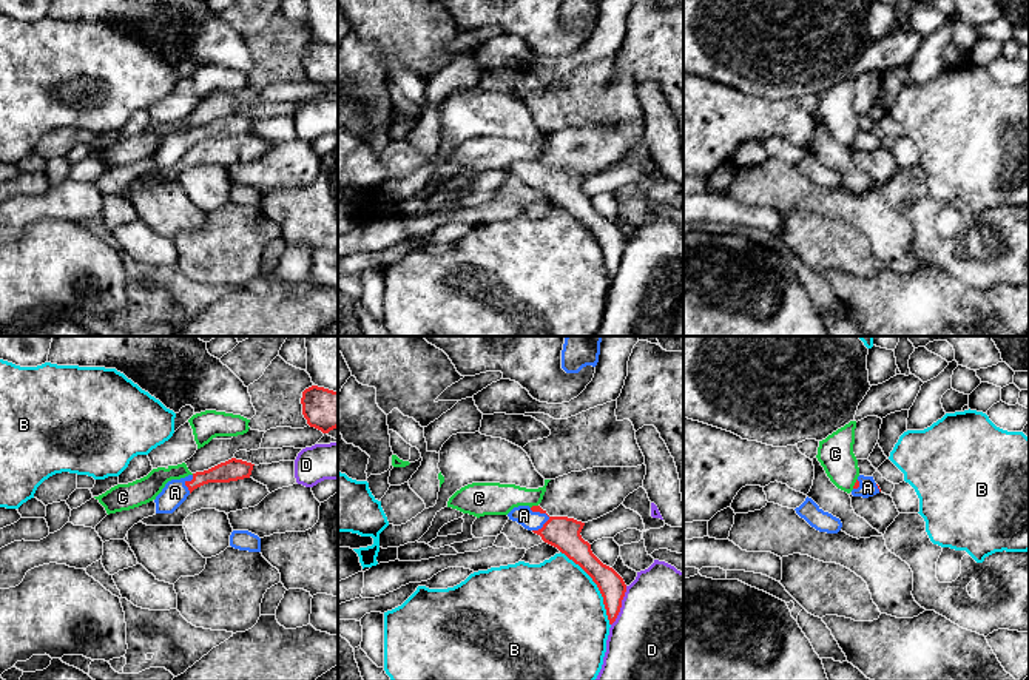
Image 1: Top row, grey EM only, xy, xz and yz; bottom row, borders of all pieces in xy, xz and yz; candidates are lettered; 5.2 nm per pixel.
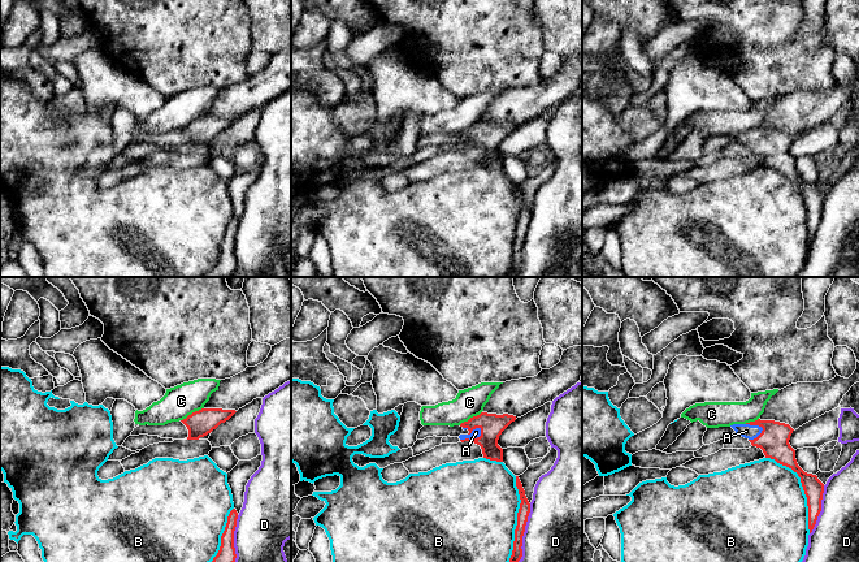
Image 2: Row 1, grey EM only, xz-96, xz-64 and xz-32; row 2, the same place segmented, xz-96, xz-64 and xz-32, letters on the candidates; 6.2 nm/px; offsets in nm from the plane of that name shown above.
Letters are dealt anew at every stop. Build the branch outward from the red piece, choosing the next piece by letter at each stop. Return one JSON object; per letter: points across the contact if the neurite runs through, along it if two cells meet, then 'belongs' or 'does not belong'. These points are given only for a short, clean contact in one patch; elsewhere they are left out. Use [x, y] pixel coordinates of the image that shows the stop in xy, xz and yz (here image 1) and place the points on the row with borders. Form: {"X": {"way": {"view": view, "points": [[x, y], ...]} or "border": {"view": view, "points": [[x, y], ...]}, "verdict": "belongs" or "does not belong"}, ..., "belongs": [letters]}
{"A": {"border": {"view": "xz", "points": [[529, 508], [548, 517], [537, 531]]}, "verdict": "does not belong"}, "B": {"verdict": "does not belong"}, "C": {"verdict": "does not belong"}, "D": {"verdict": "does not belong"}, "belongs": []}

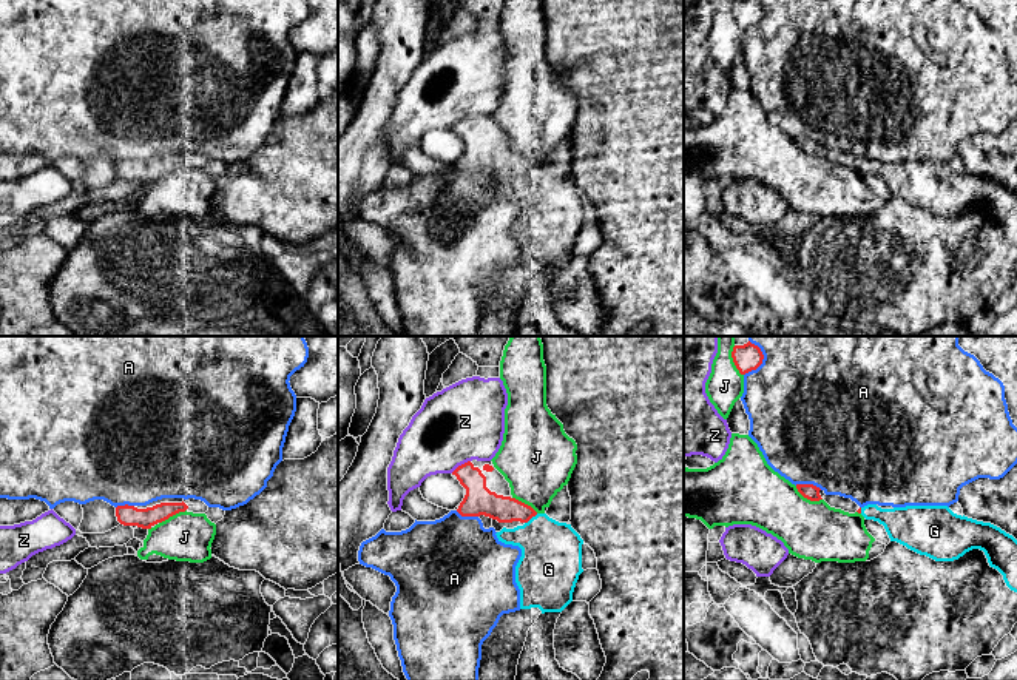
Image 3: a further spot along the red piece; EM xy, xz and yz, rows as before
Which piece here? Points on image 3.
{"A": {"verdict": "does not belong"}, "G": {"verdict": "belongs"}, "J": {"verdict": "does not belong"}, "Z": {"verdict": "does not belong"}, "belongs": ["G"]}

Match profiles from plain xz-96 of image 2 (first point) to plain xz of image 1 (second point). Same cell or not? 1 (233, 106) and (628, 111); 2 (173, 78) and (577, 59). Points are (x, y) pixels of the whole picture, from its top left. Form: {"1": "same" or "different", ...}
{"1": "different", "2": "different"}

